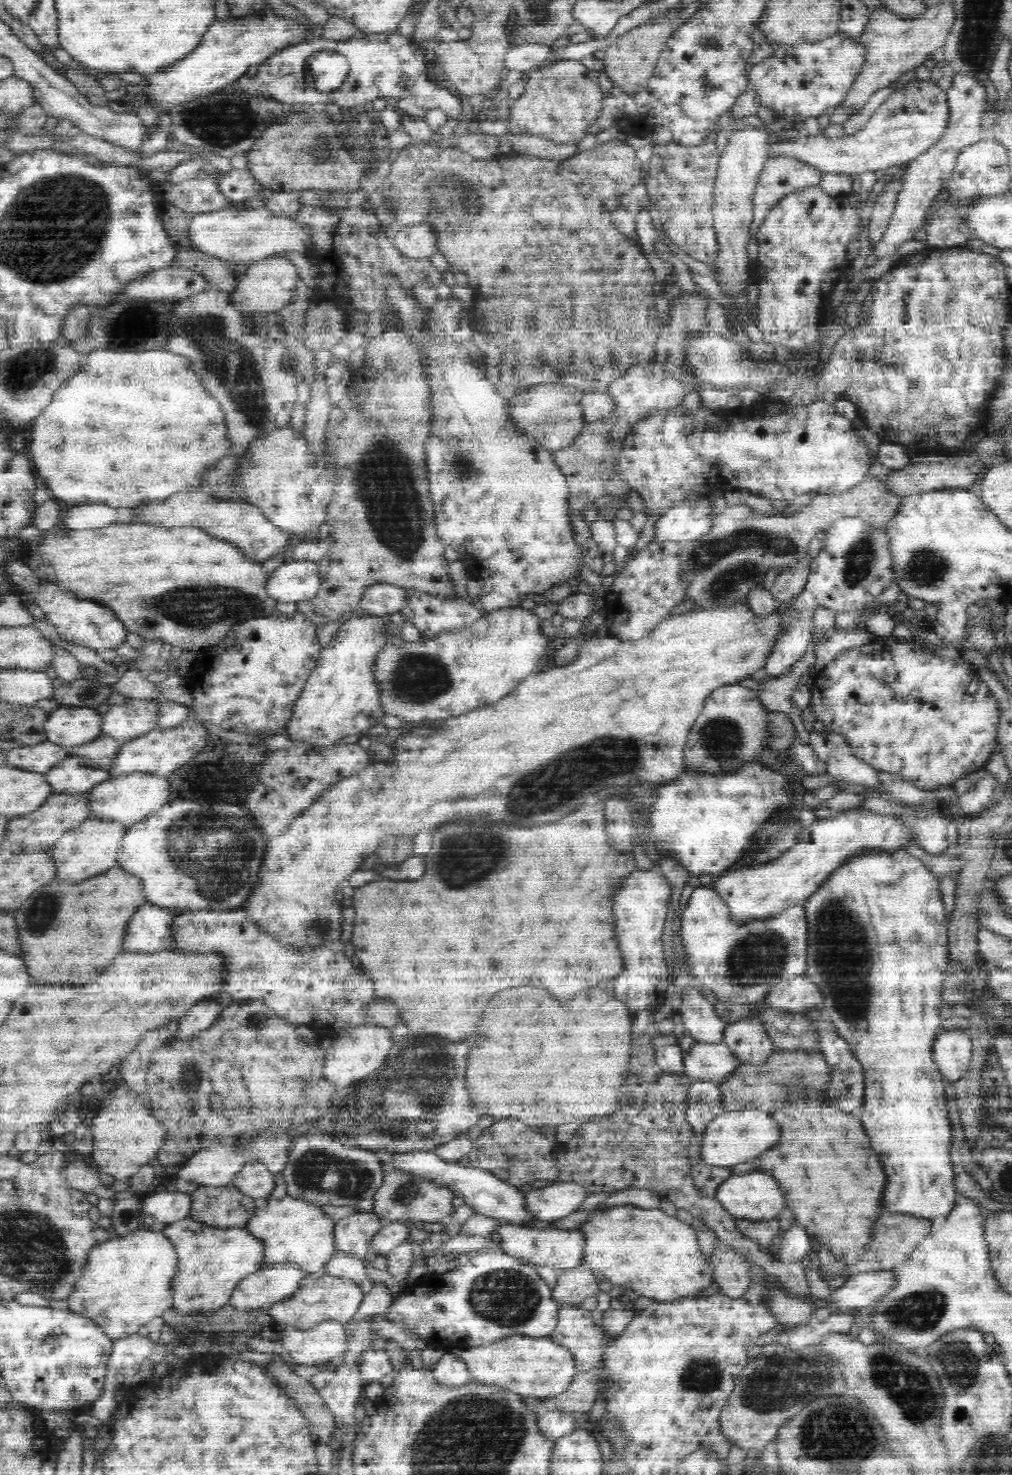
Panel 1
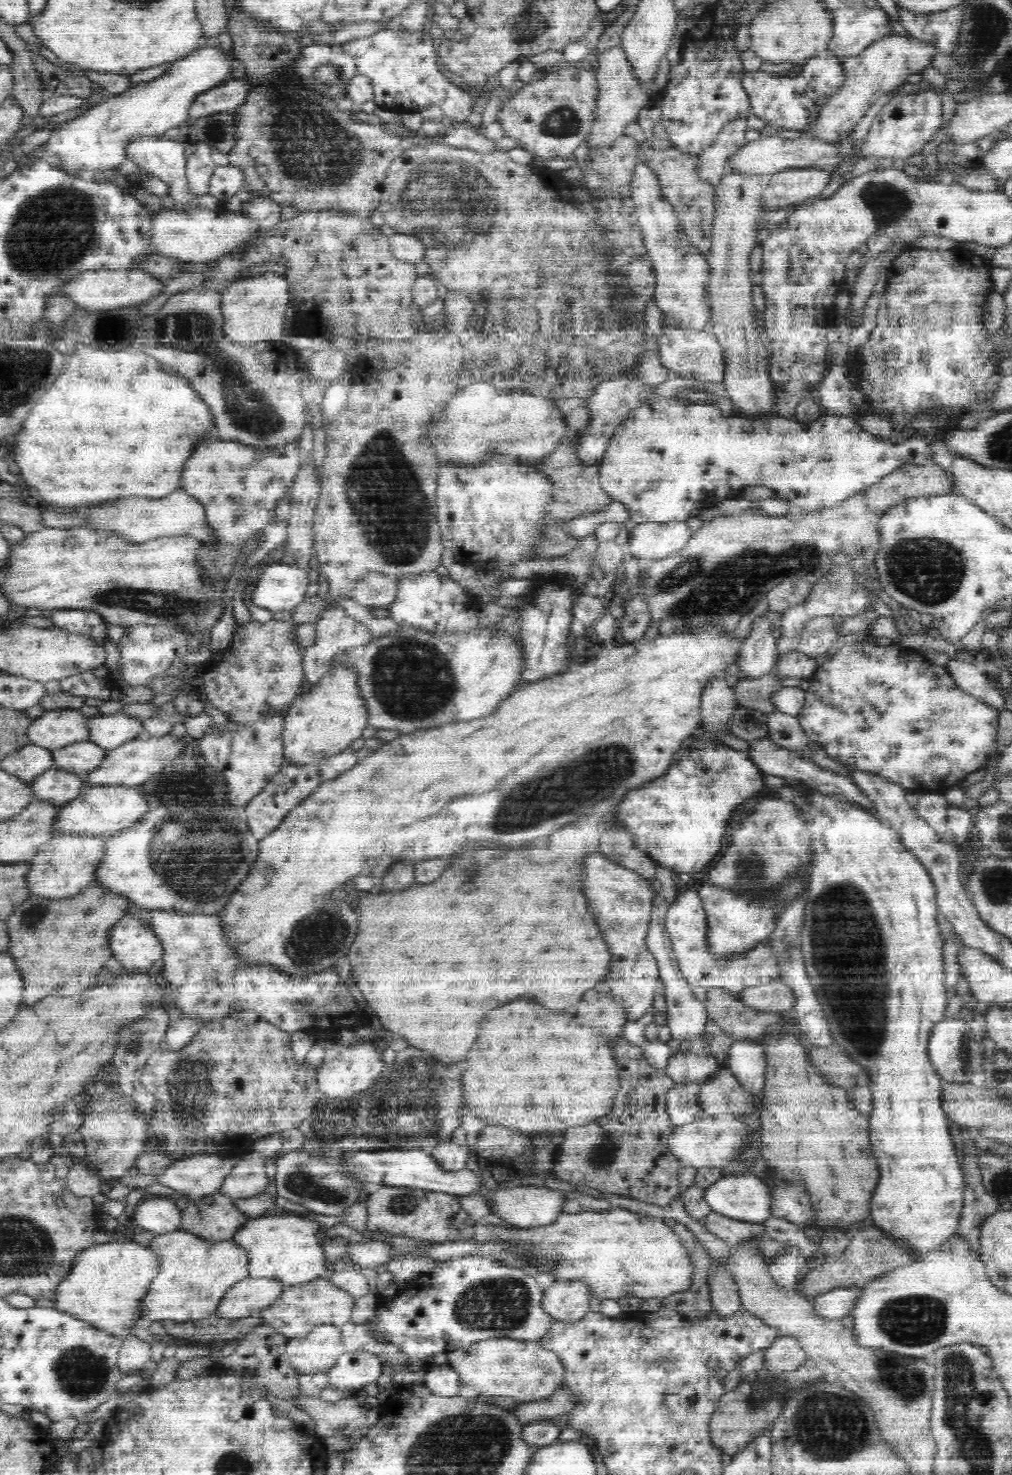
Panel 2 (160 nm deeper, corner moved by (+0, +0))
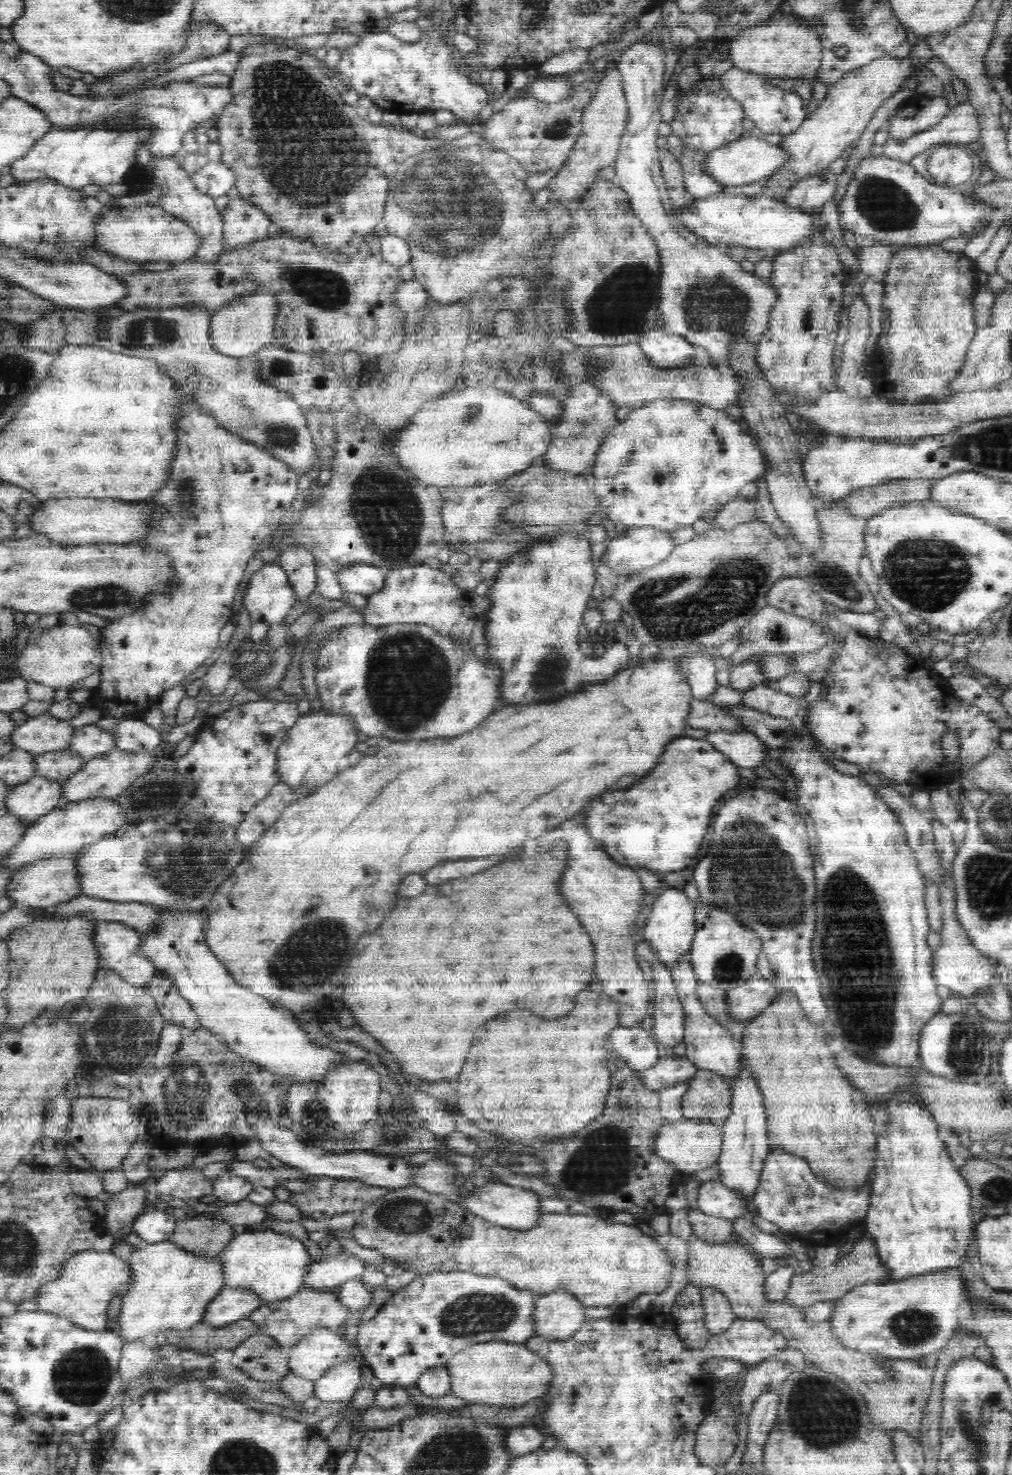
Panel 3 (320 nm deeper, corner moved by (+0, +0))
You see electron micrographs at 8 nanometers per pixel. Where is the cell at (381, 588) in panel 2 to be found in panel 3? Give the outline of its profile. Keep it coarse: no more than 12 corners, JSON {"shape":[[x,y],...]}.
{"shape":[[358,564],[338,573],[346,591],[368,598],[385,589],[387,573]]}

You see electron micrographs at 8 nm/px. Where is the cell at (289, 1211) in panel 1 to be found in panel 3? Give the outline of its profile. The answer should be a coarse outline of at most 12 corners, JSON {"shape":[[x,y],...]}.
{"shape":[[270,1229],[233,1236],[226,1286],[264,1303],[296,1294],[317,1262]]}

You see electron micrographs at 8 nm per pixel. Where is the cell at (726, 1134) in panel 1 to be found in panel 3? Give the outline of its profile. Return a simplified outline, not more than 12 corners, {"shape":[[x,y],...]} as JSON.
{"shape":[[666,1123],[655,1150],[678,1170],[717,1162],[723,1125]]}

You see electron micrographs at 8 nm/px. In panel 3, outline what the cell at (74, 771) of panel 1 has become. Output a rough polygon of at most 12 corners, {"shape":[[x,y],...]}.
{"shape":[[36,775],[7,812],[35,821],[62,806],[64,782]]}

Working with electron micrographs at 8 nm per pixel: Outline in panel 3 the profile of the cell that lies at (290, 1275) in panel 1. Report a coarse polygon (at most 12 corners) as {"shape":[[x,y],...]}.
{"shape":[[226,1286],[208,1305],[203,1320],[224,1326],[264,1305],[251,1288]]}

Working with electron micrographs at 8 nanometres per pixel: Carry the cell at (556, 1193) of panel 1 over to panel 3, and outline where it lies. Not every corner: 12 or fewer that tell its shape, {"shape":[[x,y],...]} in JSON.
{"shape":[[496,1181],[466,1194],[470,1212],[530,1230],[543,1215],[534,1191]]}

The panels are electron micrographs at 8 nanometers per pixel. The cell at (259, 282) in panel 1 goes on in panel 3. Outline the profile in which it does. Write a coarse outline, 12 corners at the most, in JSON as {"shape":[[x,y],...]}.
{"shape":[[258,286],[212,317],[216,350],[257,353],[276,340],[281,309]]}

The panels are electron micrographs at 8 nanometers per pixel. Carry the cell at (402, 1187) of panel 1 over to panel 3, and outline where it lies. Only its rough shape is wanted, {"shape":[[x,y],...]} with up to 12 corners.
{"shape":[[418,1185],[358,1213],[358,1244],[586,1307],[670,1288],[666,1239],[546,1213],[506,1228]]}

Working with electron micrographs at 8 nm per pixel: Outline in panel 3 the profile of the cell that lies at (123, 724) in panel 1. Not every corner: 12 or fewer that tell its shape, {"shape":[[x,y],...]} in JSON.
{"shape":[[92,723],[76,728],[69,749],[90,760],[116,748],[117,736]]}

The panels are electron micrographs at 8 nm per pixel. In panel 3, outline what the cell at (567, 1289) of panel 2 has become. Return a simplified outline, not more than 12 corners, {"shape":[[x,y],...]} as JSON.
{"shape":[[565,1288],[539,1294],[540,1336],[566,1338],[586,1306]]}

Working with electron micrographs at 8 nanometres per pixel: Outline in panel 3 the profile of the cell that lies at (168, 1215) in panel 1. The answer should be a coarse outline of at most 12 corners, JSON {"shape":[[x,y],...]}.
{"shape":[[171,1210],[143,1211],[133,1230],[143,1242],[168,1240],[177,1227]]}

